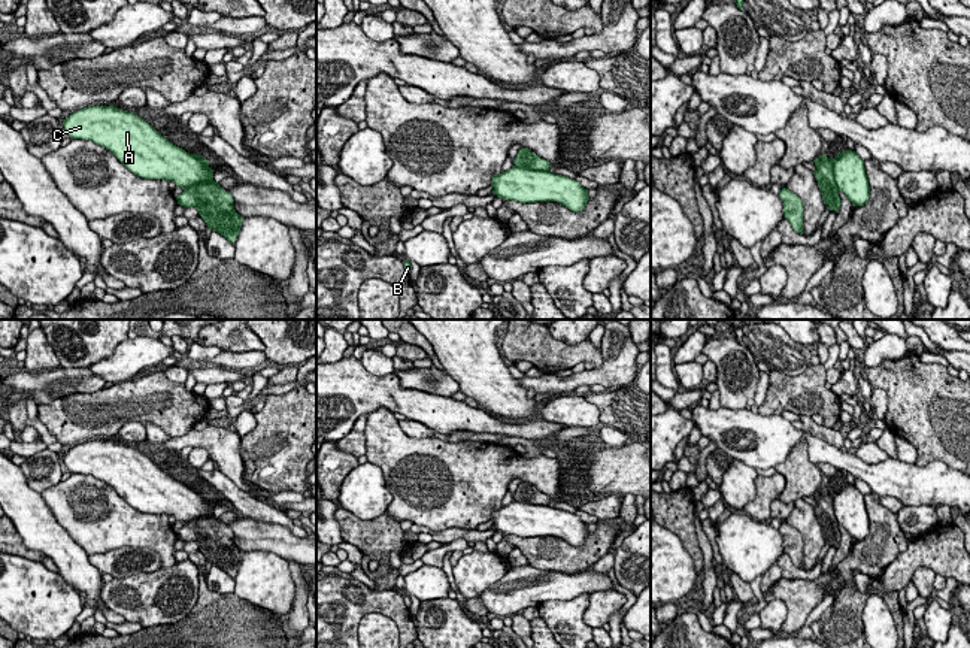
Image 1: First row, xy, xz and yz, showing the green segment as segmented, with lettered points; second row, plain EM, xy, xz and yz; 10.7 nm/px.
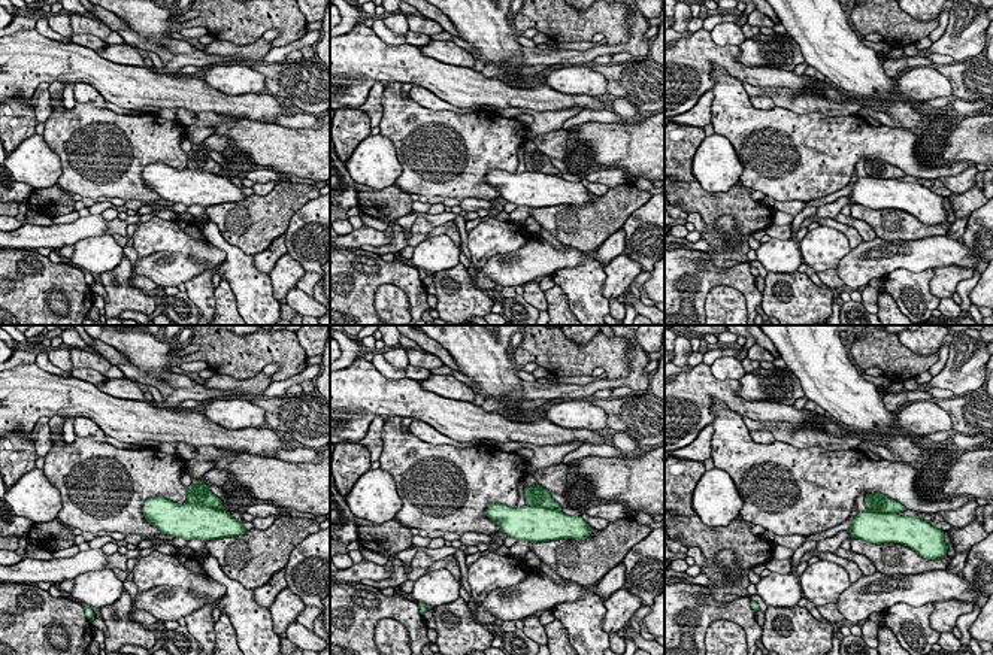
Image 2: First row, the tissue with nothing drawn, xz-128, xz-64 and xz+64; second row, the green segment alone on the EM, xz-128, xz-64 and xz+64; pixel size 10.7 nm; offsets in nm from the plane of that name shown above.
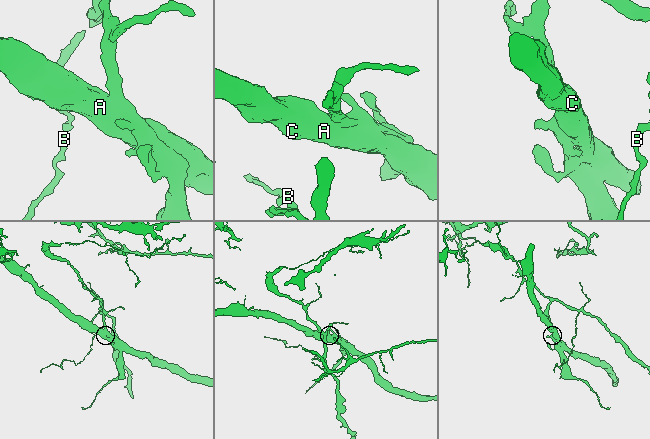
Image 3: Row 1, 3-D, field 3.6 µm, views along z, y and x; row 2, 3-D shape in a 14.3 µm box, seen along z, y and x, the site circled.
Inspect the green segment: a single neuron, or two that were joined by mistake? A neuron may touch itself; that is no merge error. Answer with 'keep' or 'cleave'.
cleave

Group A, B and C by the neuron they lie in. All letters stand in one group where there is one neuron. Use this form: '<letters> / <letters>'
A C / B

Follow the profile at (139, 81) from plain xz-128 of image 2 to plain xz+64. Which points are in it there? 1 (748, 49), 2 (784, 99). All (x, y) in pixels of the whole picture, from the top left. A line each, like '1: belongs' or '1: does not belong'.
1: does not belong
2: does not belong

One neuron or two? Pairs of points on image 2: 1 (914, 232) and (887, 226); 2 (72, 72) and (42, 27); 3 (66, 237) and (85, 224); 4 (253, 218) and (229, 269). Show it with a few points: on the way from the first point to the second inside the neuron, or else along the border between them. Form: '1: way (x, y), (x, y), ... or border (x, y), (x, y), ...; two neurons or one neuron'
1: way (908, 227), (893, 226); one neuron
2: border (35, 29), (51, 39), (70, 42); two neurons
3: way (70, 233), (81, 229); one neuron
4: border (214, 223), (227, 242), (253, 255); two neurons

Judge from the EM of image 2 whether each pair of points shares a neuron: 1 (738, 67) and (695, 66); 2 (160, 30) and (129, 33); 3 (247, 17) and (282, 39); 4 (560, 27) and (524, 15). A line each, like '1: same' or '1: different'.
1: same
2: different
3: same
4: same

